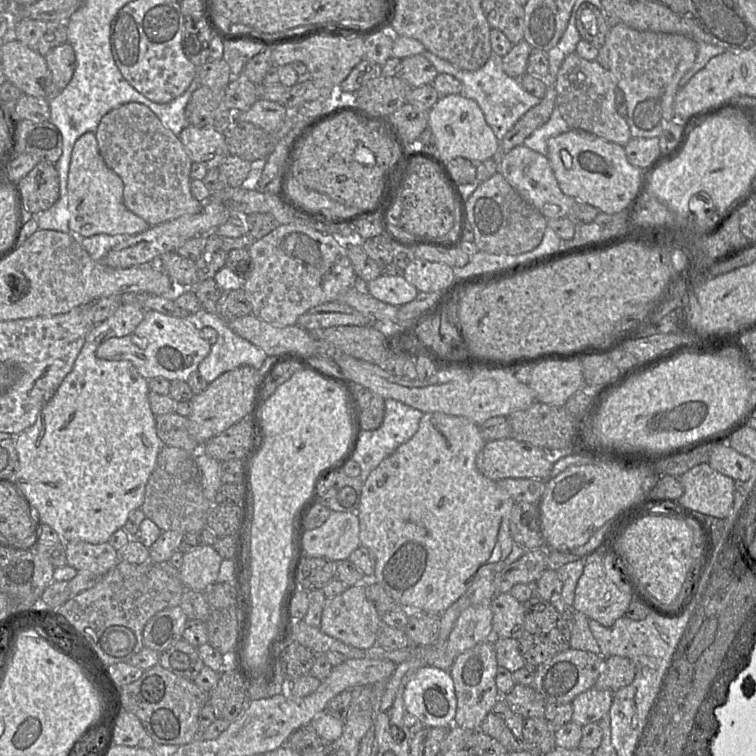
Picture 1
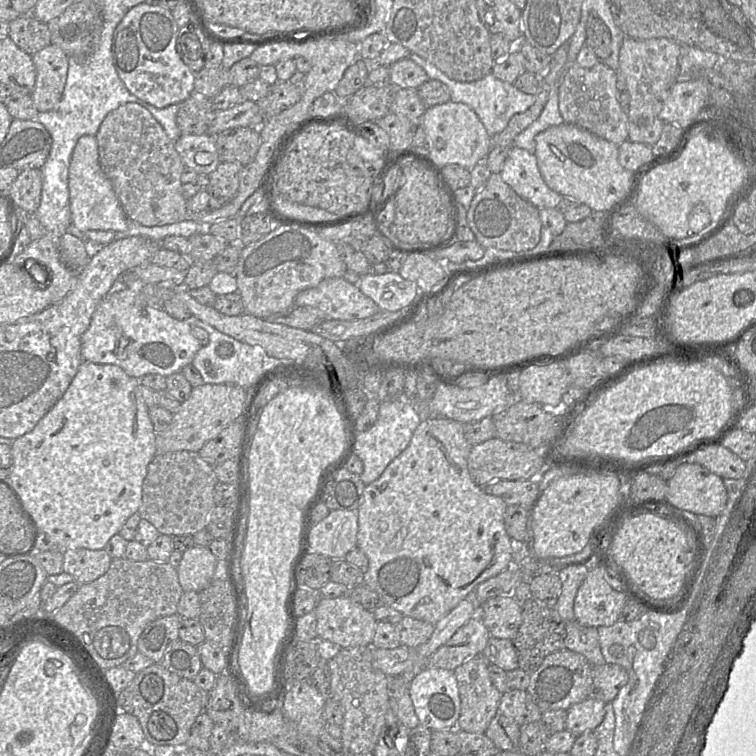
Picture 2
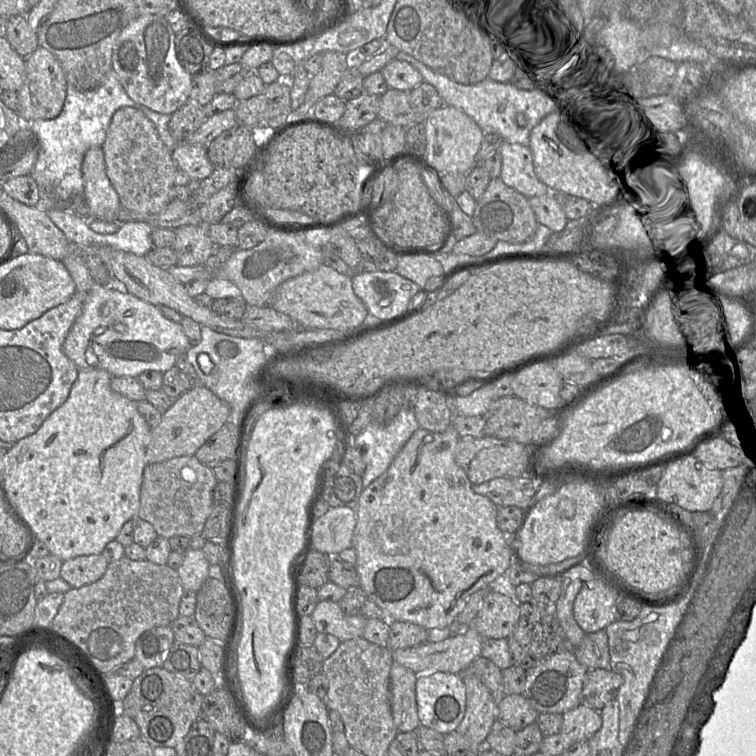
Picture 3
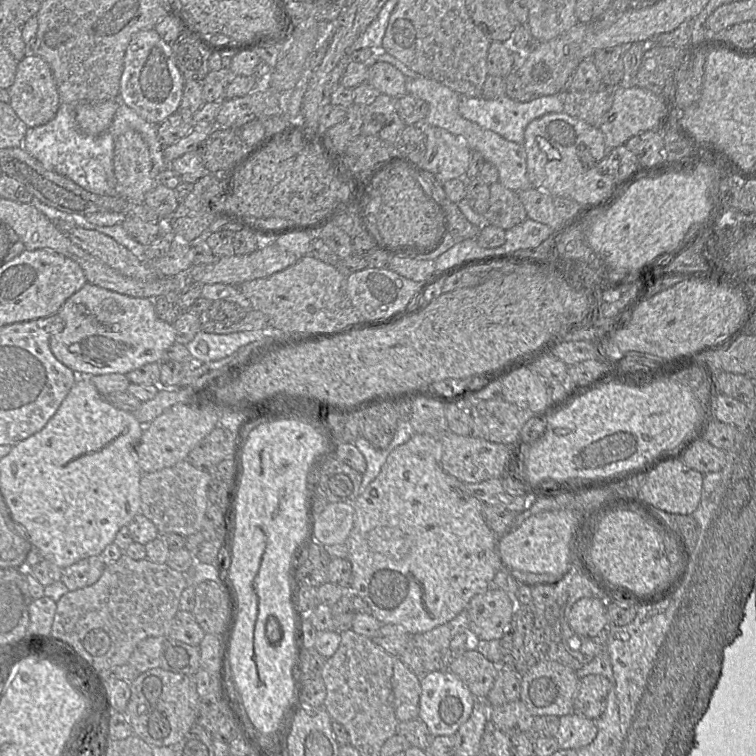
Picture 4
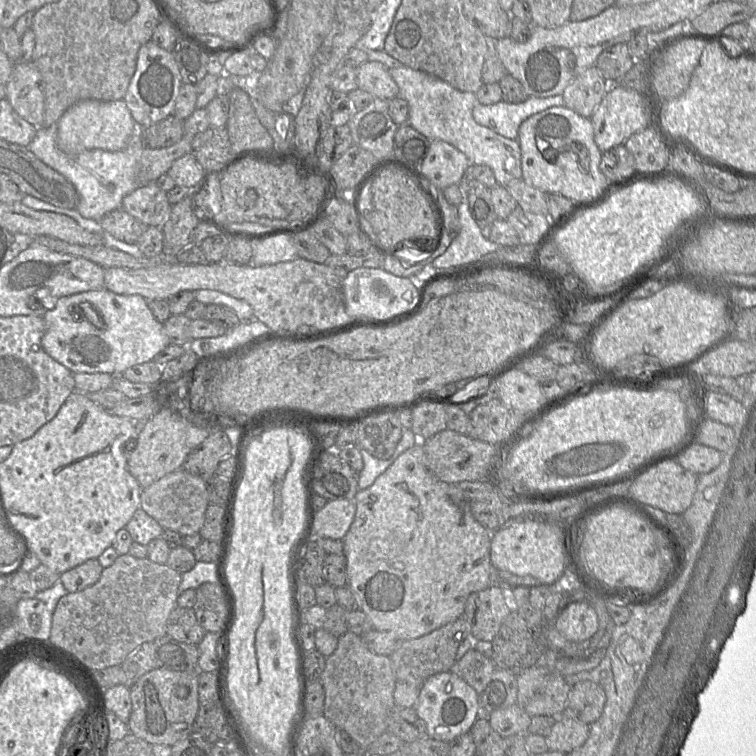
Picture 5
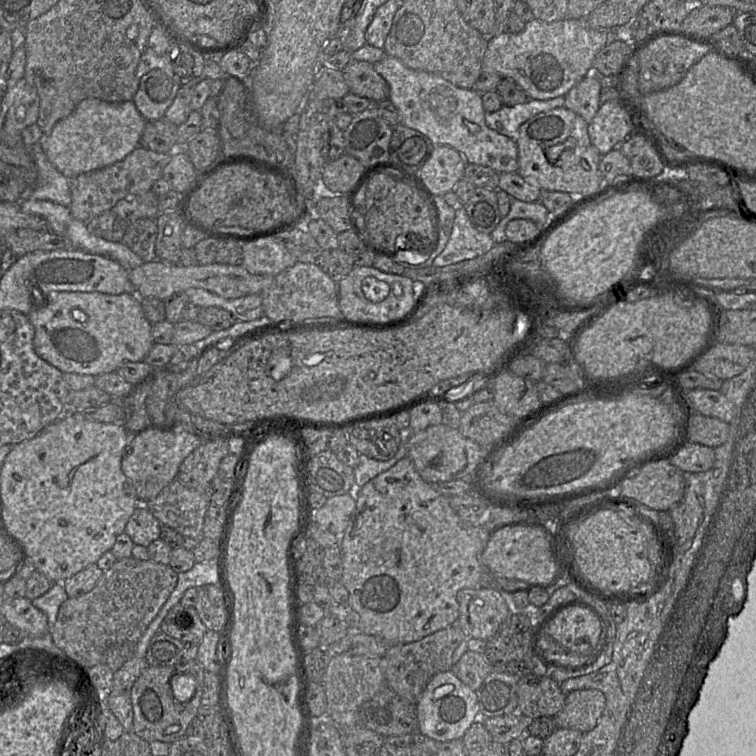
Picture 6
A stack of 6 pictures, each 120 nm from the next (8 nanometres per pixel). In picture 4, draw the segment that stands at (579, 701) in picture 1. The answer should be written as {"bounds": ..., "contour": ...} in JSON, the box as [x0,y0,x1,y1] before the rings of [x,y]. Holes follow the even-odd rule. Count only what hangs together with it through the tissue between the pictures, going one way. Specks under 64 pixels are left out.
{"bounds":[555,713,596,750],"contour":[[[570,713],[559,717],[559,727],[555,734],[555,740],[559,749],[577,750],[591,743],[596,734],[595,719]]]}

